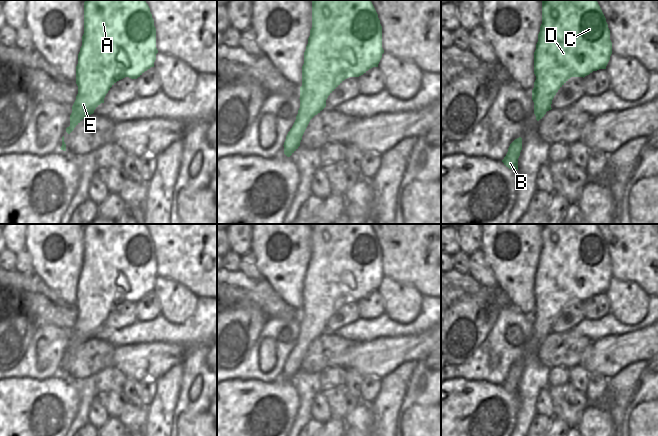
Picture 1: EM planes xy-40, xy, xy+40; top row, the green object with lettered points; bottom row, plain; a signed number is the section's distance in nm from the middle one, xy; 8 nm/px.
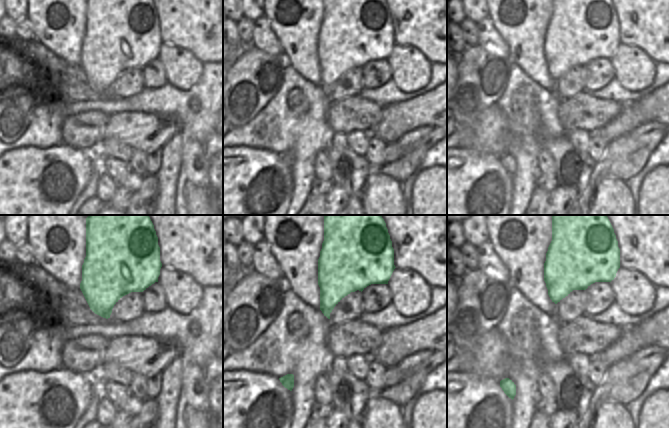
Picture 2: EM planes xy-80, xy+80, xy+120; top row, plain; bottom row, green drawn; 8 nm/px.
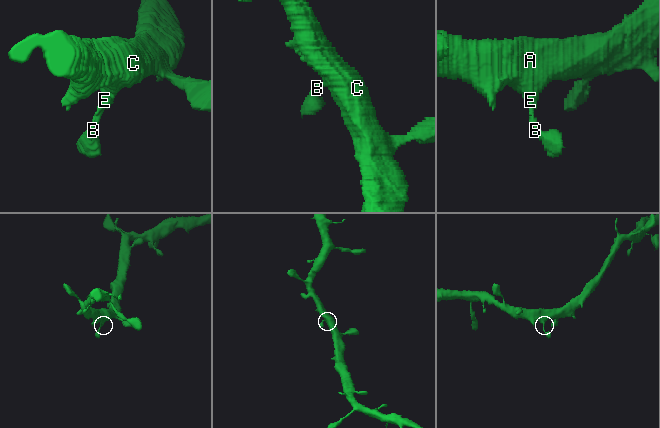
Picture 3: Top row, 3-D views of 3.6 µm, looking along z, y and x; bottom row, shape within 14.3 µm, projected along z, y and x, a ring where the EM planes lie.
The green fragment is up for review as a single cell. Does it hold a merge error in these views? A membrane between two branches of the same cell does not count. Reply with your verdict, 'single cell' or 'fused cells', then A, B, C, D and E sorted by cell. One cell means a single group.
single cell | A B C D E

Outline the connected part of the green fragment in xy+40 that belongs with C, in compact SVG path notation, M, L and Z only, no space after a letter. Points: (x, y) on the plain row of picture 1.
M542 224L542 248L534 276L534 298L536 304L532 314L534 338L539 345L547 335L558 314L571 301L585 301L599 293L606 293L612 278L610 254L606 242L596 224Z

